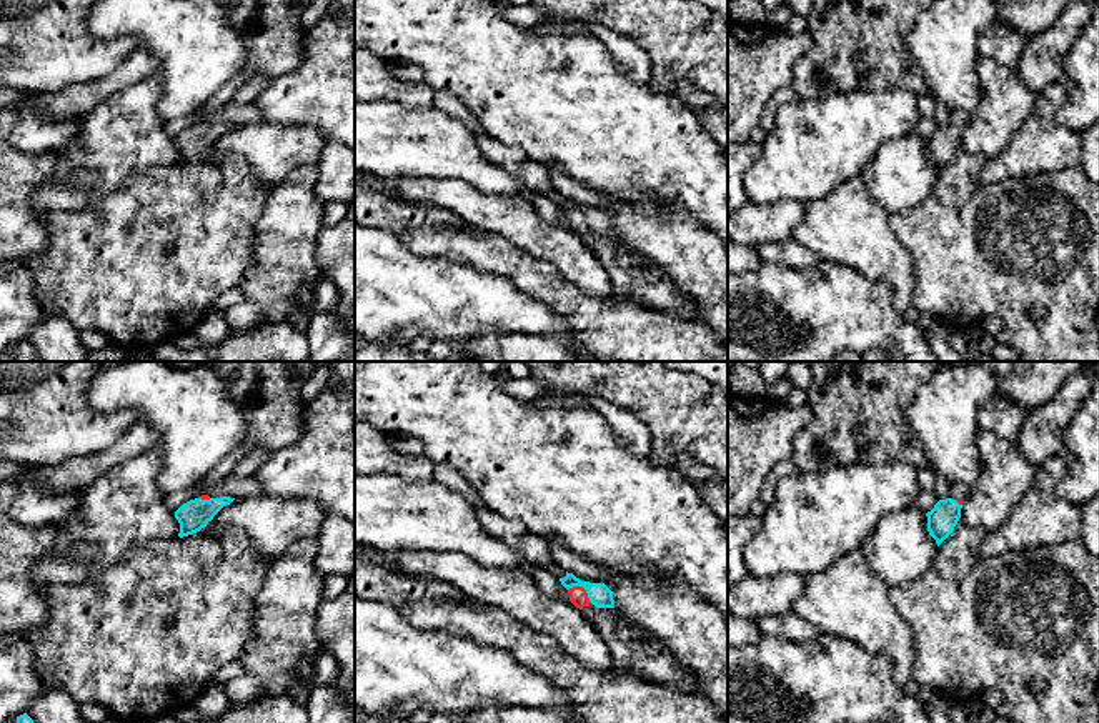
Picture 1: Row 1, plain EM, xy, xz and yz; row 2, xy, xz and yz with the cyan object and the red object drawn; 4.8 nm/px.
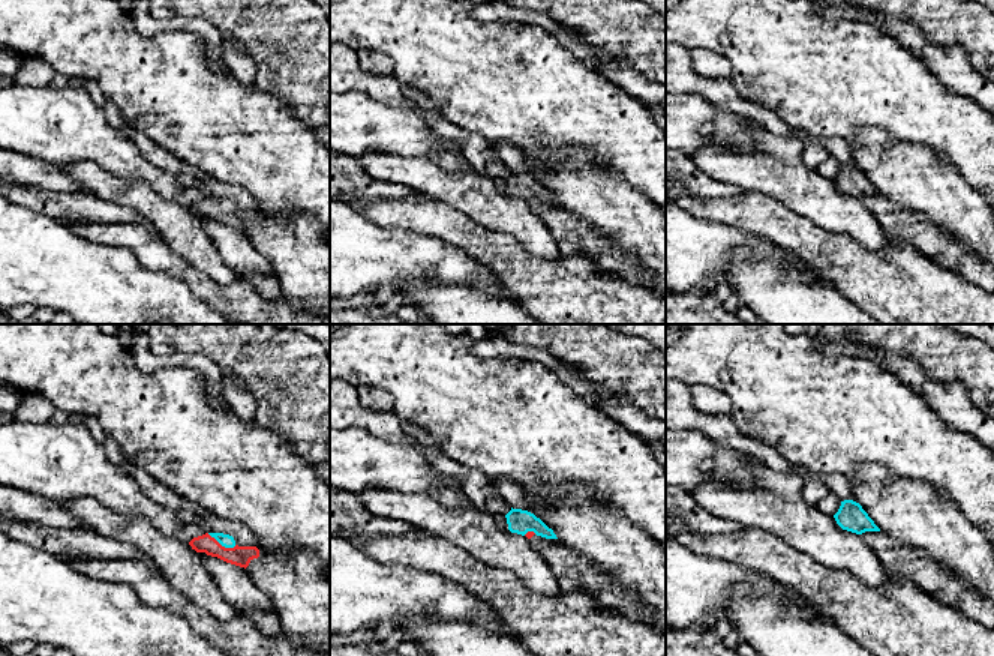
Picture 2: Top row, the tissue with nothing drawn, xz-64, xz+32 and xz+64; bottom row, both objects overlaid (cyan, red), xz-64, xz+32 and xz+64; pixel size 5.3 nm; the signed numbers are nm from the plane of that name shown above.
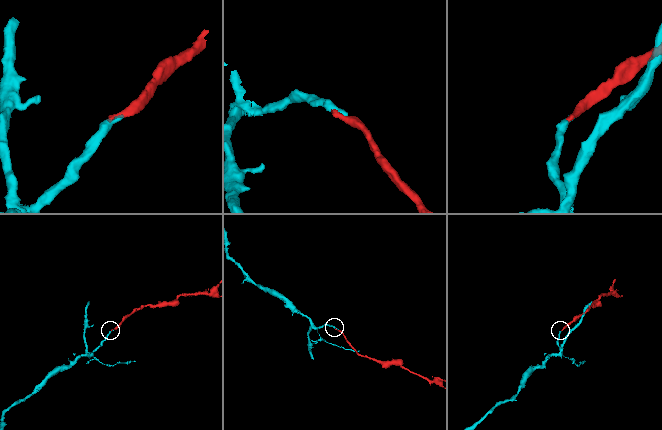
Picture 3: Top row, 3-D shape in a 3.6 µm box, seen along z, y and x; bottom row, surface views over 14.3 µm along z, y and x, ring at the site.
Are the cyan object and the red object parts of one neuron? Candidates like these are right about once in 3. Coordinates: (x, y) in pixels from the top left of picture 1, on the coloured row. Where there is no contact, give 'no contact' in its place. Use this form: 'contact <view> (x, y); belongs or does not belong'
contact xz (583, 587); belongs

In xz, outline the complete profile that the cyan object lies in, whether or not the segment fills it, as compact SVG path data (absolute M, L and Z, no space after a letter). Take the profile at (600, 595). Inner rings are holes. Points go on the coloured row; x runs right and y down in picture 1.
M568 571L559 581L568 590L569 601L579 610L589 605L596 608L614 608L613 591L604 583L581 581Z

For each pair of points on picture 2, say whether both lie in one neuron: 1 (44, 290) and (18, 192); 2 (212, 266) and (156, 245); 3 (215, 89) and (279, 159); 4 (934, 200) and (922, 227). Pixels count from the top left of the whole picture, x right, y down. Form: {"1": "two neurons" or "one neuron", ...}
{"1": "two neurons", "2": "two neurons", "3": "one neuron", "4": "two neurons"}

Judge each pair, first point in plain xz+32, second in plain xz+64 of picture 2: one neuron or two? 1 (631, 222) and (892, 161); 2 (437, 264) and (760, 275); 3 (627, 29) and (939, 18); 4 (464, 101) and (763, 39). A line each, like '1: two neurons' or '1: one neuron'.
1: one neuron
2: two neurons
3: one neuron
4: one neuron

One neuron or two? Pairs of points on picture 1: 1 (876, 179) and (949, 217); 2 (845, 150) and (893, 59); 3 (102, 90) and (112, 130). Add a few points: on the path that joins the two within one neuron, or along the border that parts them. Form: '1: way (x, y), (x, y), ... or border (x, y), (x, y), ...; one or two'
1: border (939, 174), (931, 192), (919, 204), (891, 214); two
2: border (838, 92), (910, 90), (915, 95); two
3: border (139, 82), (102, 99), (80, 117); two

